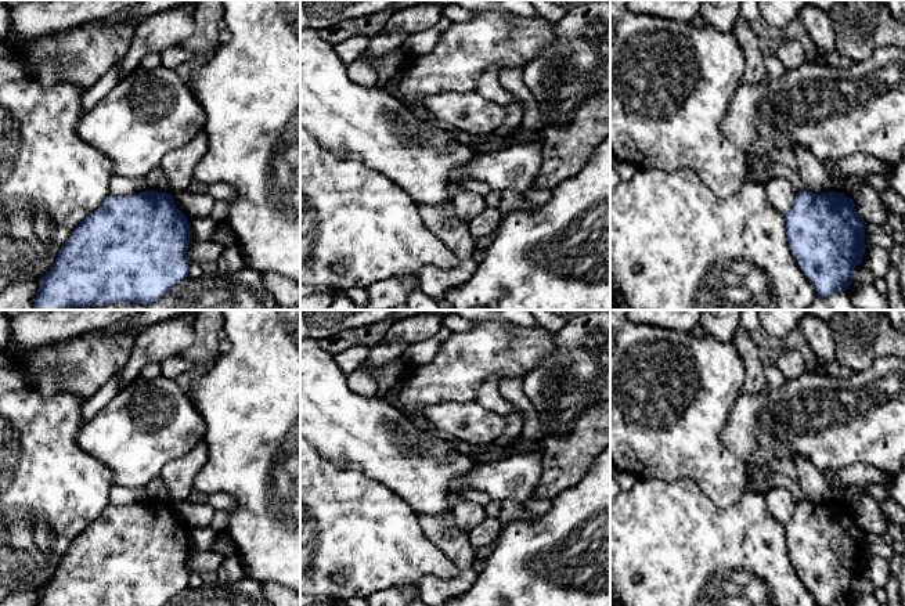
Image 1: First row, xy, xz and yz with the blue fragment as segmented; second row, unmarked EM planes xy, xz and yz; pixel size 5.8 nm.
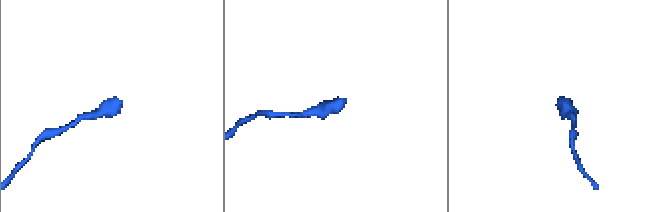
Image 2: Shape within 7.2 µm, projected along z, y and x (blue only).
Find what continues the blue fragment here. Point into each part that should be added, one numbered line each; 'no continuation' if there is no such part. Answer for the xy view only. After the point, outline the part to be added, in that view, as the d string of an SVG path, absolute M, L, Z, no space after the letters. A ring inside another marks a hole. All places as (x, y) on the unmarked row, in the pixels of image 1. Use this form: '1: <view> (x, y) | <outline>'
no continuation

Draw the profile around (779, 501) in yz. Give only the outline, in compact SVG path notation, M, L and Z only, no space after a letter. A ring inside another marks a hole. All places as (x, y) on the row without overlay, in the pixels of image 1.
M771 487L765 494L765 502L769 512L785 526L790 522L796 502L793 494L782 487Z

